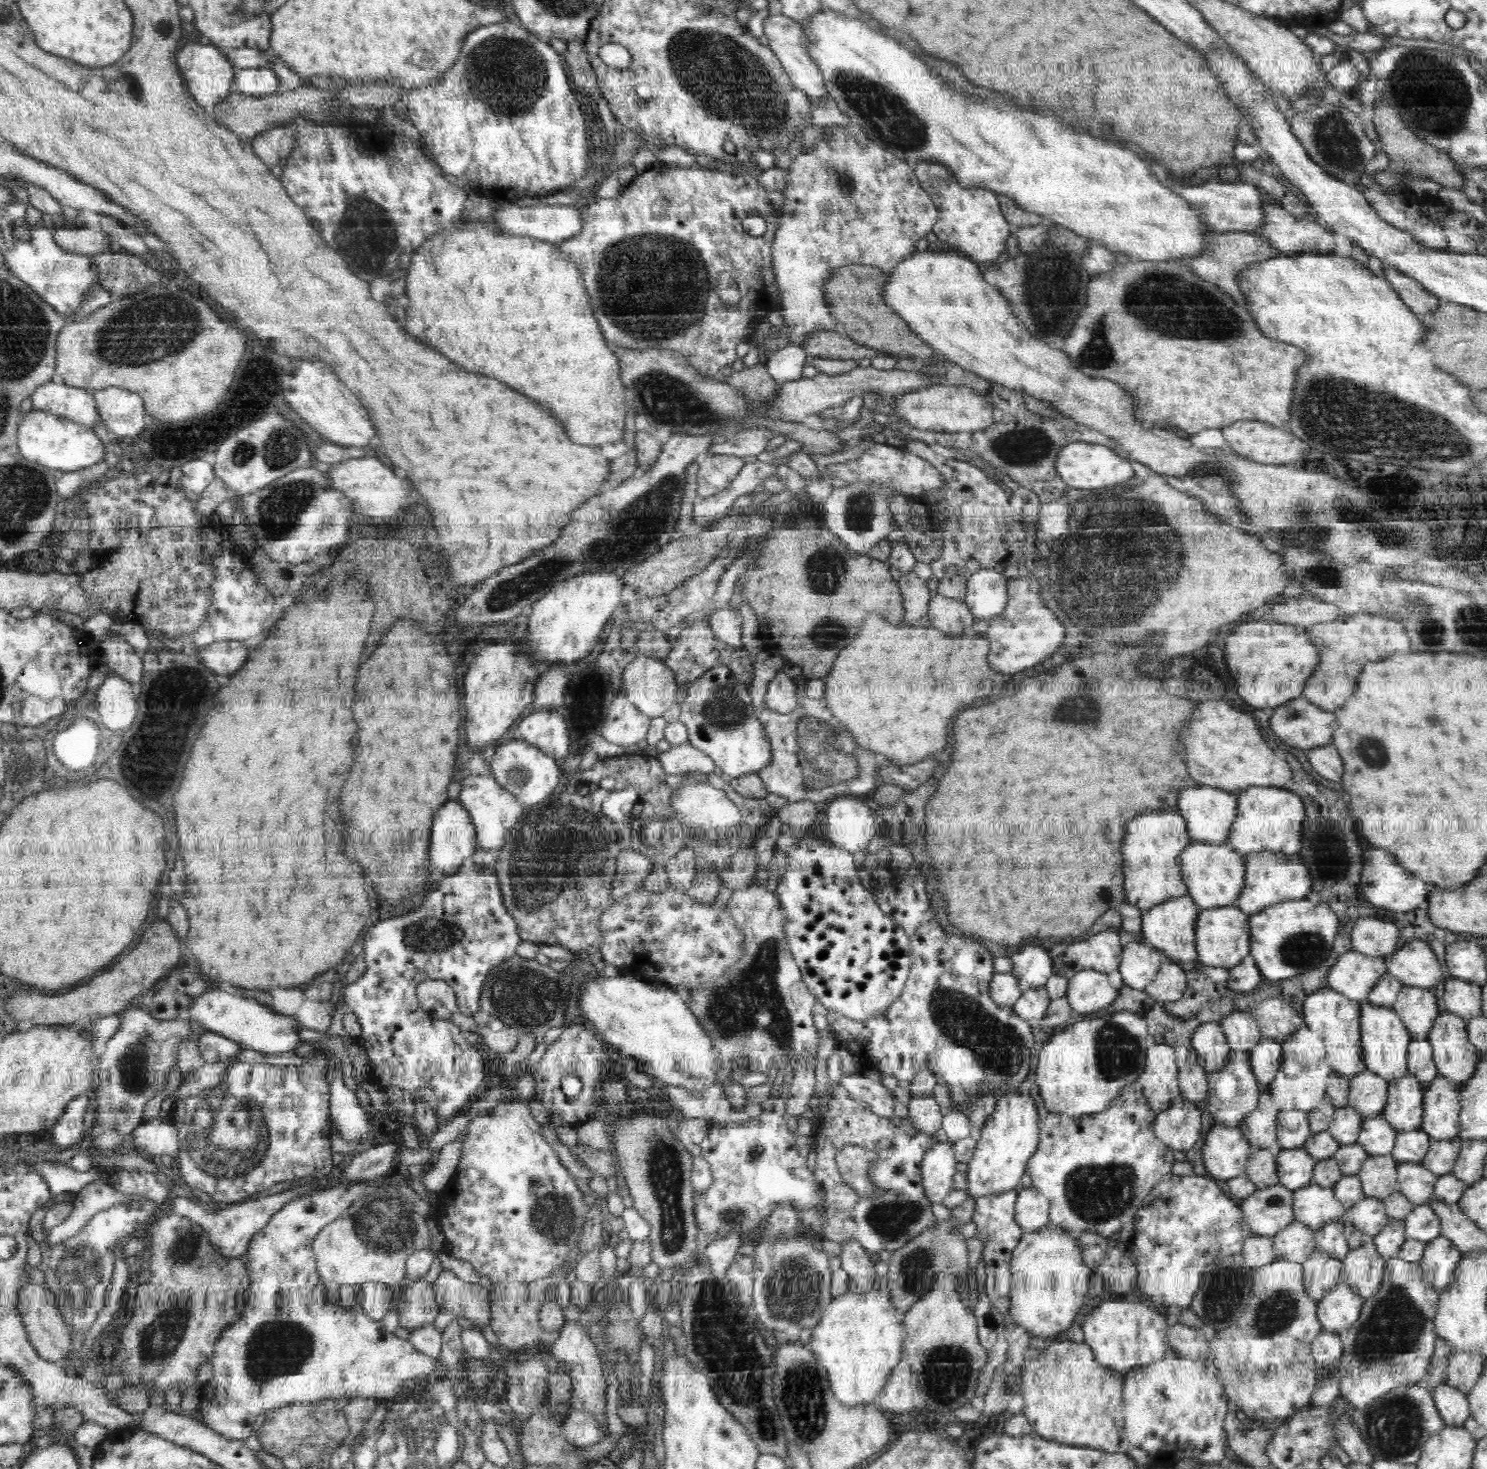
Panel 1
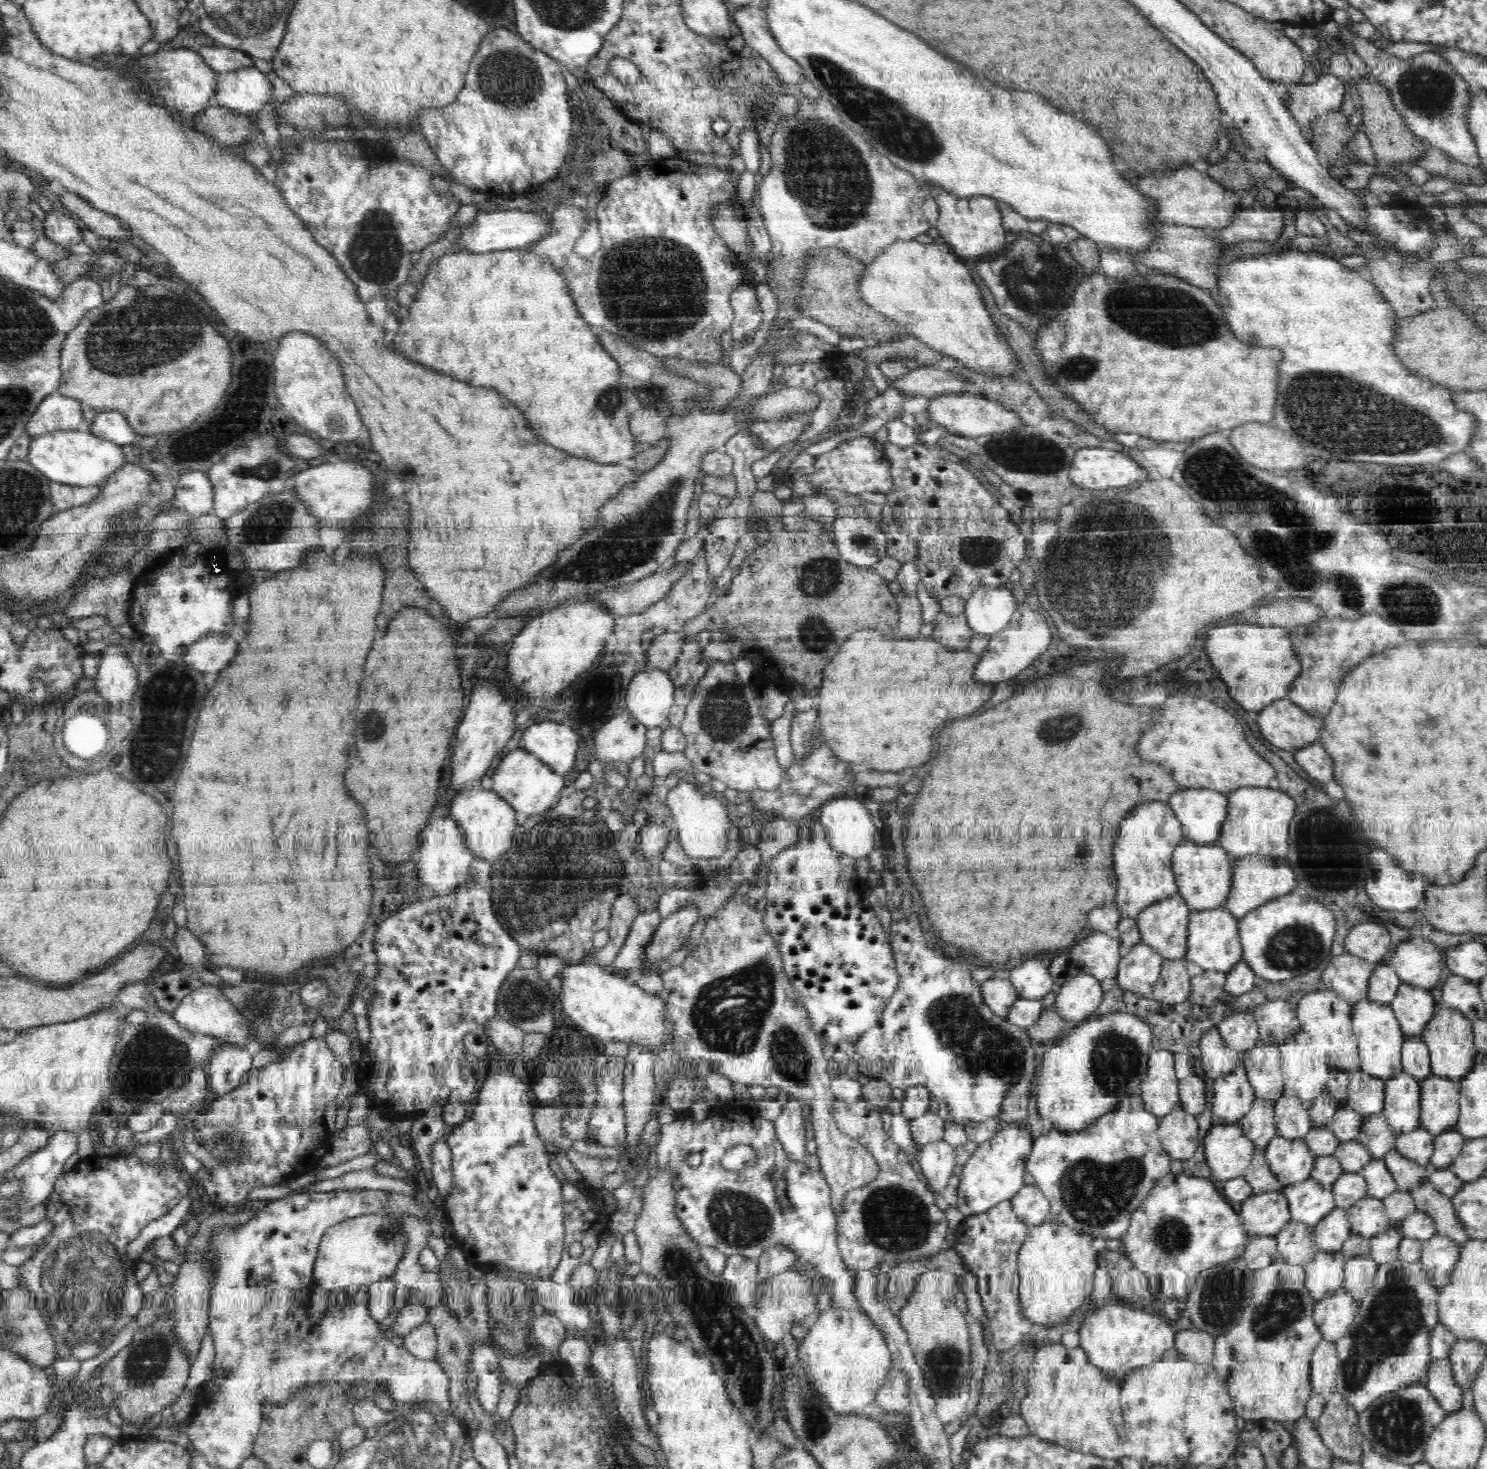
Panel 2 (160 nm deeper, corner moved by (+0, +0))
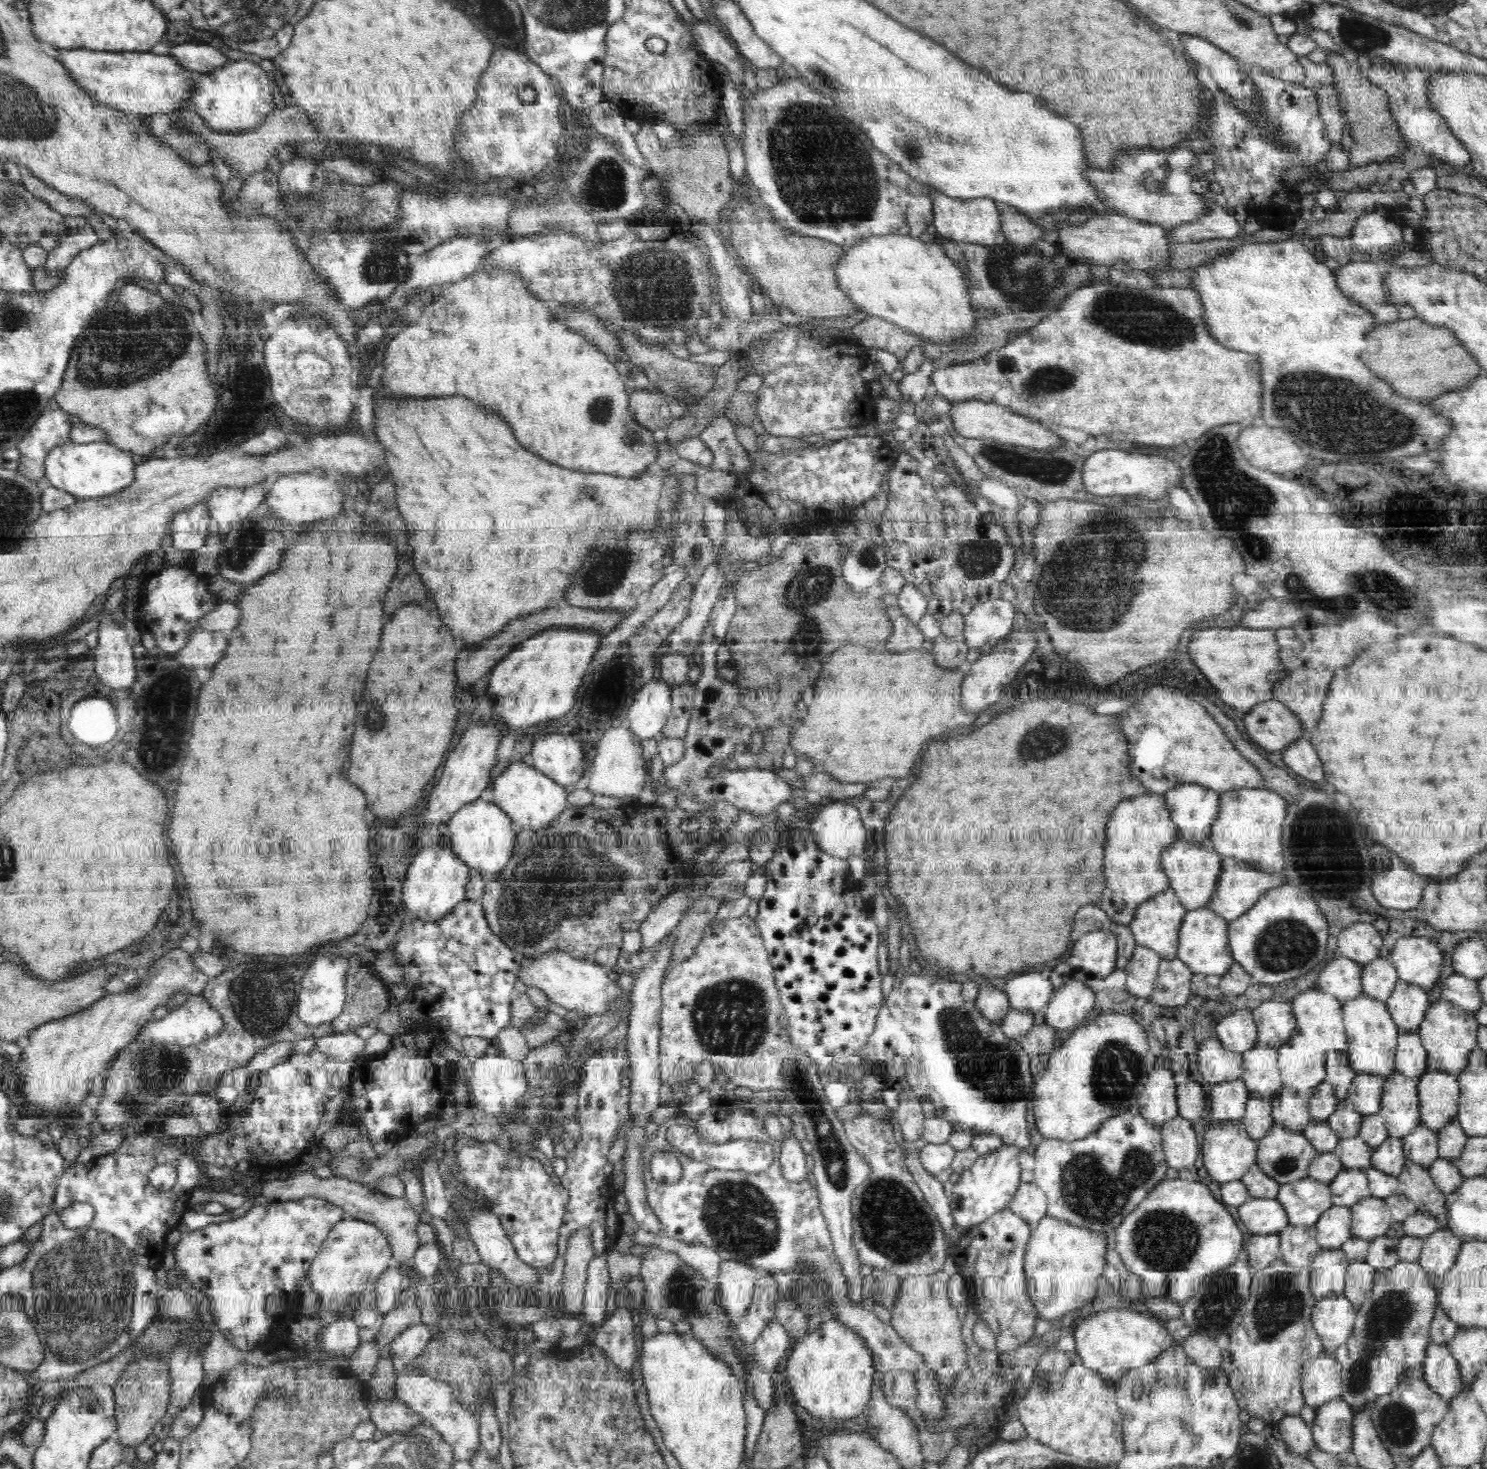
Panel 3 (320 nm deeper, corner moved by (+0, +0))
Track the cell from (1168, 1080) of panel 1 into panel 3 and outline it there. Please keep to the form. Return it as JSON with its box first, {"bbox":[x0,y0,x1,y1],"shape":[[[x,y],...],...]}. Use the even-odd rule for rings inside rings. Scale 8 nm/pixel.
{"bbox":[1137,1058,1179,1128],"shape":[[[1162,1058],[1158,1064],[1147,1077],[1146,1085],[1137,1099],[1137,1106],[1142,1117],[1160,1128],[1179,1115],[1174,1076],[1166,1066],[1162,1066],[1168,1064],[1168,1060]]]}

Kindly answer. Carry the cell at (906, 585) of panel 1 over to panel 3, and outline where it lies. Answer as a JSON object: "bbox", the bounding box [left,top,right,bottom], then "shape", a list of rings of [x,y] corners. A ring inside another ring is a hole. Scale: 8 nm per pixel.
{"bbox":[884,603,925,652],"shape":[[[897,603],[886,611],[886,614],[894,625],[894,630],[890,640],[886,642],[884,648],[894,648],[894,652],[904,652],[912,648],[920,648],[924,644],[925,637],[918,626],[912,625],[912,621],[906,618]]]}

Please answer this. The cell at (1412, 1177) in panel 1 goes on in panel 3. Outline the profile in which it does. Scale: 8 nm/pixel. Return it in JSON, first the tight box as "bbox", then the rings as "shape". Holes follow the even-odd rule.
{"bbox":[1371,1136,1406,1178],"shape":[[[1389,1136],[1384,1143],[1374,1149],[1371,1167],[1397,1178],[1404,1171],[1406,1159],[1401,1138]]]}

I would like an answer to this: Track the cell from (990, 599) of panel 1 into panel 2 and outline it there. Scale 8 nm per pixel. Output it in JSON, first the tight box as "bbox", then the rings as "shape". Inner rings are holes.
{"bbox":[963,586,1016,637],"shape":[[[980,586],[966,601],[963,615],[974,633],[992,637],[1007,628],[1015,608],[1016,603],[1010,586]]]}

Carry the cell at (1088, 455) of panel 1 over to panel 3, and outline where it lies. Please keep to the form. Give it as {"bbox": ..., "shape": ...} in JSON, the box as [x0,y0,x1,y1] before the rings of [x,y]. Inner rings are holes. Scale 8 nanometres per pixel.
{"bbox":[1082,450,1182,500],"shape":[[[1098,450],[1090,458],[1086,458],[1082,484],[1096,496],[1136,496],[1160,500],[1172,488],[1182,486],[1182,470],[1172,462],[1172,458],[1128,454],[1122,450]]]}

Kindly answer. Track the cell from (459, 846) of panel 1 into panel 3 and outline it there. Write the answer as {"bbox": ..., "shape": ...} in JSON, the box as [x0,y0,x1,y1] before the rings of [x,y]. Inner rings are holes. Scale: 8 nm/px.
{"bbox":[402,840,470,920],"shape":[[[442,840],[444,848],[420,850],[407,870],[403,883],[402,904],[412,920],[440,920],[454,910],[454,906],[465,900],[466,885],[469,883],[470,868],[453,851],[450,840]]]}

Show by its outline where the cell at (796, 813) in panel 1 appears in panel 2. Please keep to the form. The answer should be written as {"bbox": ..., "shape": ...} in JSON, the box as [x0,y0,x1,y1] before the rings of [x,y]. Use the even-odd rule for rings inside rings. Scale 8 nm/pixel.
{"bbox":[758,819,801,863],"shape":[[[774,819],[762,827],[762,838],[758,846],[761,860],[770,863],[781,850],[796,844],[799,840],[799,828],[801,824],[797,820]]]}

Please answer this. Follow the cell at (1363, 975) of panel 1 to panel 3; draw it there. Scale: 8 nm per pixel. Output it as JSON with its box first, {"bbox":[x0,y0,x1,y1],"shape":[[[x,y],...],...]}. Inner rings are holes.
{"bbox":[1316,956,1363,1003],"shape":[[[1340,956],[1333,957],[1319,972],[1316,988],[1334,995],[1345,1003],[1363,994],[1361,983],[1363,964]]]}

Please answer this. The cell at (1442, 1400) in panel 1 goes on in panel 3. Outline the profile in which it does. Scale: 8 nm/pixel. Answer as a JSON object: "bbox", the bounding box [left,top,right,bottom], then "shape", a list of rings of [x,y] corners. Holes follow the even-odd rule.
{"bbox":[1423,1343,1462,1399],"shape":[[[1446,1343],[1431,1344],[1426,1351],[1423,1363],[1424,1379],[1444,1399],[1452,1399],[1462,1392],[1462,1379],[1458,1361]]]}

